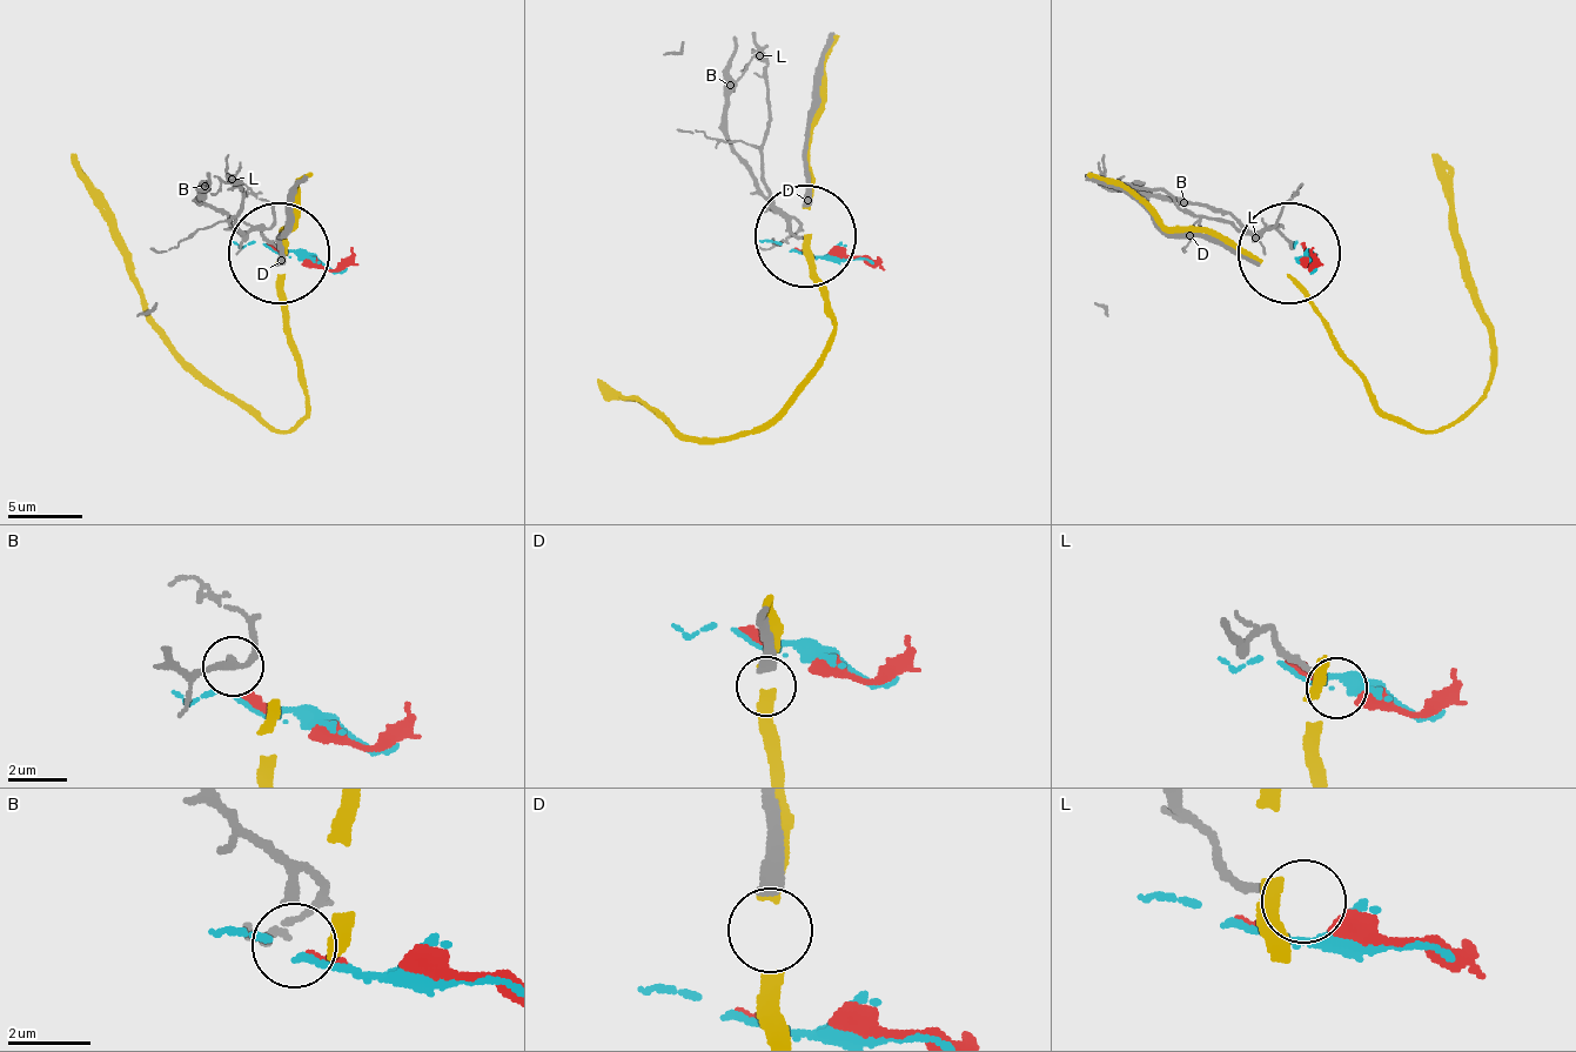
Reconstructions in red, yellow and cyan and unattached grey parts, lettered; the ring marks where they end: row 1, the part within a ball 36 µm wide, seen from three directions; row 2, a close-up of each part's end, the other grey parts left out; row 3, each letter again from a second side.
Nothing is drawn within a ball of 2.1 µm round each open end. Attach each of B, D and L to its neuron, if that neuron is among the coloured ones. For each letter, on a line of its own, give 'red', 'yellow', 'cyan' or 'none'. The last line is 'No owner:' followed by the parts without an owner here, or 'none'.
B: red
D: none
L: cyan
No owner: D

